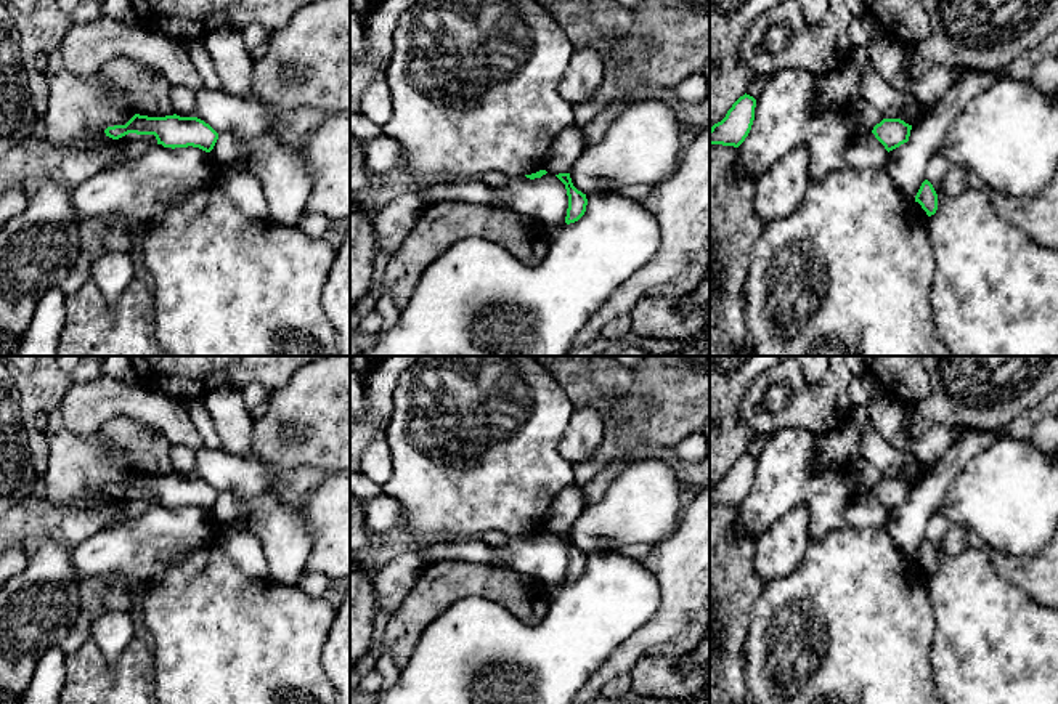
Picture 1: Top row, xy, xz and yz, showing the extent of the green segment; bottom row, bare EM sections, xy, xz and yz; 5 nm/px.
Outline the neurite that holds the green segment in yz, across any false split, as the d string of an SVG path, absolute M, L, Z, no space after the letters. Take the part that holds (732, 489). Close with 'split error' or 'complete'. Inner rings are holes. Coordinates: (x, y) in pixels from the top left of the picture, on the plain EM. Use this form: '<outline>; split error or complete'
M750 454L740 455L726 476L710 488L710 504L739 507L748 496L755 479L756 459Z; complete

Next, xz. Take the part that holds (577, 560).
M559 532L555 536L565 544L567 555L568 555L568 568L567 568L565 582L567 584L575 582L586 571L586 564L588 564L586 553L583 553L573 545L570 532Z; complete

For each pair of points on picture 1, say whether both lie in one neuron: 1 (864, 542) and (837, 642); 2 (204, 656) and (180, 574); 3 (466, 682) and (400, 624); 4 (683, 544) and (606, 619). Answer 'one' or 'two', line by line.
1: one
2: one
3: two
4: two

